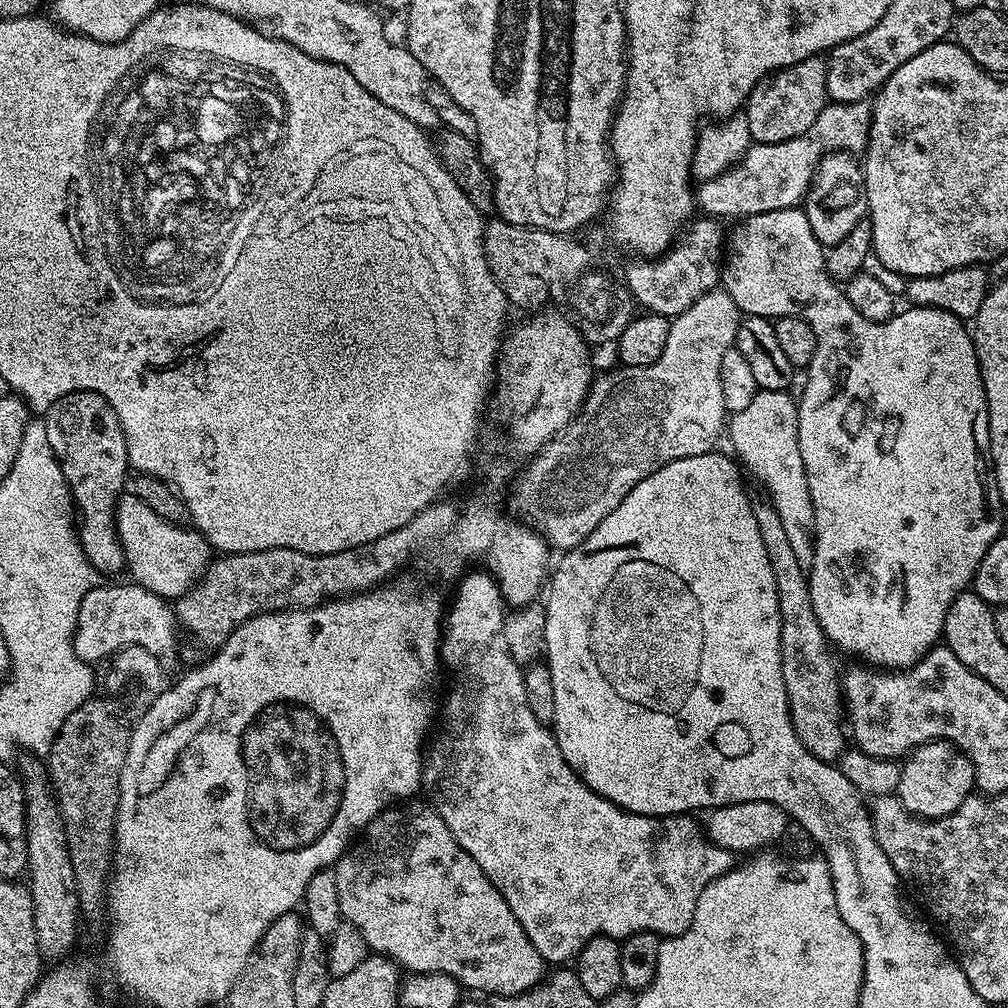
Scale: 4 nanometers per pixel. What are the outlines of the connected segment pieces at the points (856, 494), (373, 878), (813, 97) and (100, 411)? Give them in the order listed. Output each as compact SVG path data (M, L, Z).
M803 207L783 208L782 210L770 210L763 216L747 217L736 229L731 229L730 239L726 244L726 259L722 264L722 290L726 294L730 294L734 298L734 302L740 305L740 311L744 314L792 314L800 313L806 322L810 322L810 326L814 330L814 334L818 338L816 345L816 353L812 359L812 367L810 374L804 380L804 401L801 399L797 403L797 438L798 446L802 456L802 462L805 463L805 474L809 480L809 490L812 495L813 504L813 528L814 546L812 565L807 569L808 585L810 586L810 602L814 602L814 614L818 614L818 622L822 626L822 630L826 634L829 644L840 648L844 652L849 652L852 656L861 656L865 665L871 666L877 670L903 670L911 668L921 660L931 648L937 647L938 641L941 639L944 631L944 623L946 622L946 610L950 610L950 606L954 602L954 598L958 598L960 592L965 591L973 583L978 566L982 562L982 554L986 554L986 550L990 550L990 546L1002 534L1000 528L1000 511L1002 505L1000 502L1000 491L994 482L994 469L991 463L984 462L980 465L980 448L976 445L976 440L980 440L981 448L990 449L990 426L988 425L988 403L986 402L986 394L984 393L984 383L982 382L982 374L980 373L980 364L976 358L976 342L971 331L966 329L965 321L959 320L954 314L950 314L946 310L938 310L937 308L918 308L915 306L905 307L903 310L897 311L886 322L870 322L866 318L862 318L862 314L852 311L850 305L844 298L843 287L838 286L837 281L828 279L828 271L822 262L822 245L814 238L814 234L810 230L810 218L804 216Z
M404 802L399 806L389 806L379 812L368 823L368 827L364 829L359 839L336 861L334 871L338 882L341 917L358 929L362 938L366 938L369 949L373 953L396 961L401 969L407 970L409 973L441 972L457 980L461 989L473 988L476 992L489 992L489 997L492 998L517 996L523 992L529 992L546 975L546 962L542 958L542 954L538 954L538 950L534 950L534 942L530 942L530 938L526 938L526 930L522 930L518 918L514 918L514 910L510 910L510 906L506 906L506 898L502 898L502 894L498 894L498 890L492 885L490 878L486 878L486 874L482 874L482 866L478 866L478 862L474 862L474 858L470 858L470 854L466 854L466 850L462 850L462 846L458 846L454 834L450 834L446 822L442 822L435 807L429 806L427 803L425 803L426 805L412 803L416 802Z
M818 55L763 76L748 95L742 109L753 141L758 144L785 144L790 138L806 134L806 130L814 126L814 118L818 118L825 104L829 103L826 90L827 69L827 59Z
M71 392L54 402L43 419L50 446L54 446L54 454L60 457L62 474L72 489L72 503L78 513L80 545L86 558L95 566L97 573L123 573L126 565L116 533L116 504L125 491L130 465L118 414L114 414L110 402L96 392Z

